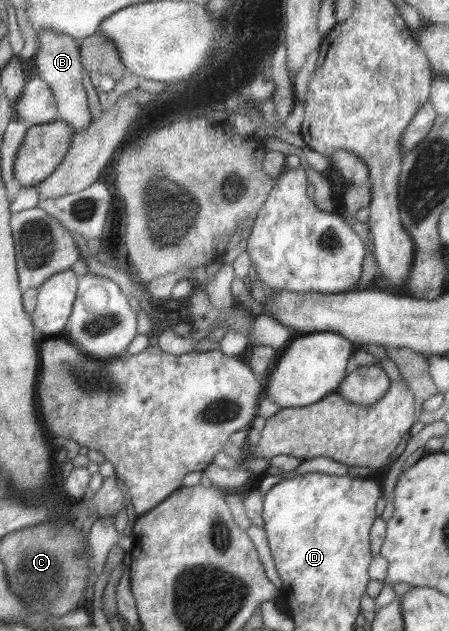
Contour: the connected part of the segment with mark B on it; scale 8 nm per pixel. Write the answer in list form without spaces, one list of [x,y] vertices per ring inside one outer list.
[[[44,30],[39,32],[39,53],[37,67],[40,75],[50,82],[58,97],[62,120],[74,125],[76,132],[88,129],[94,123],[88,91],[84,87],[83,45],[84,39],[64,35],[60,31]]]

